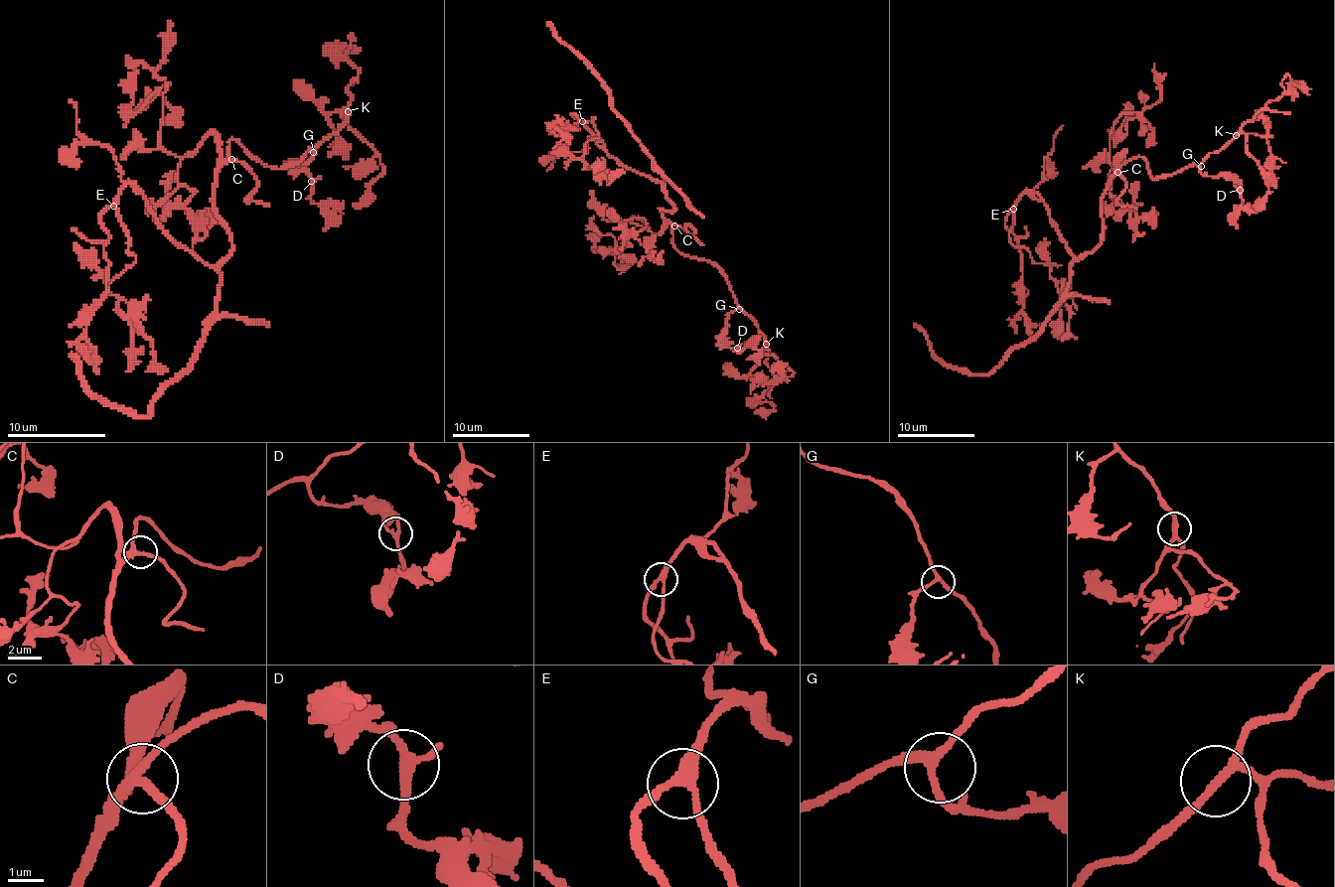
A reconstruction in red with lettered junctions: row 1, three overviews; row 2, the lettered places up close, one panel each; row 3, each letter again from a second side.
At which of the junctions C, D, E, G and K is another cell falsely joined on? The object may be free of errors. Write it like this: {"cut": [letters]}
{"cut": []}

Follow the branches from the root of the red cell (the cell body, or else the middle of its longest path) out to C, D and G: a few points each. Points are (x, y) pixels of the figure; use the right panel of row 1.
C: (1102, 232), (1102, 194), (1106, 184), (1117, 172)
D: (1102, 232), (1106, 184), (1123, 164), (1138, 157), (1154, 180), (1195, 164), (1207, 176), (1234, 176), (1240, 190)
G: (1102, 232), (1102, 194), (1108, 180), (1123, 164), (1140, 157), (1154, 180), (1172, 176), (1195, 164), (1201, 166)

